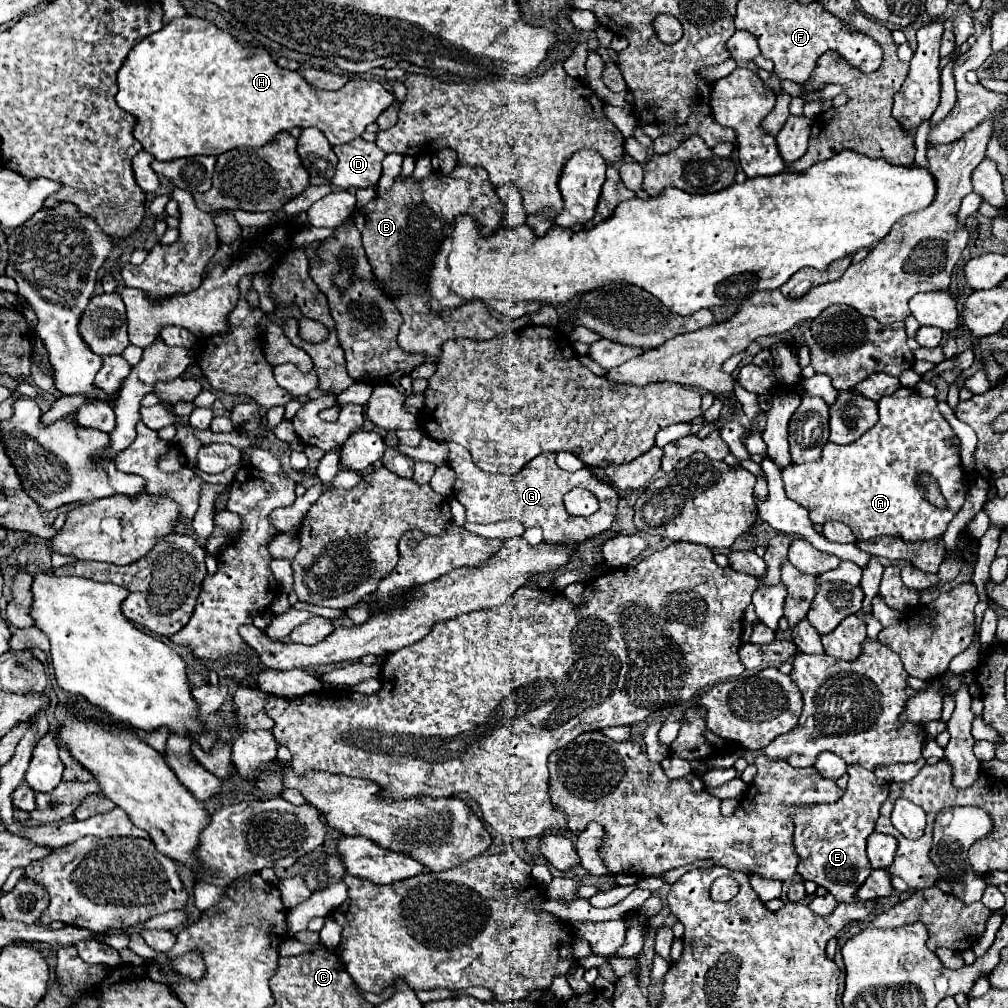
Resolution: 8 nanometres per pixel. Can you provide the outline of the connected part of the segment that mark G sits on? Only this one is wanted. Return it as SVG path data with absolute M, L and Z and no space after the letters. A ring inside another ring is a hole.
M448 442L450 456L448 466L456 472L456 484L454 484L454 496L460 500L460 504L466 508L468 522L478 524L492 524L500 520L518 520L524 528L542 528L544 538L548 542L556 544L576 544L590 536L598 536L604 530L612 528L614 516L616 516L616 504L618 494L604 482L596 480L588 468L582 468L578 472L566 472L556 464L556 454L544 452L530 460L518 474L504 476L504 474L490 474L490 472L476 472L474 462L460 462L460 444ZM572 488L586 488L590 490L598 502L600 508L588 518L574 518L564 508L564 494L568 494Z

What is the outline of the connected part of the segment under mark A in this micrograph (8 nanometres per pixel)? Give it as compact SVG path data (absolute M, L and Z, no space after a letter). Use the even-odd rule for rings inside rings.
M900 388L900 390L896 390L894 394L884 396L884 398L878 402L878 410L880 410L880 420L878 420L878 424L872 426L868 432L864 432L864 436L860 436L856 442L846 444L846 446L836 446L836 444L828 442L828 444L824 446L824 450L822 450L822 460L820 460L820 462L812 462L812 464L790 464L788 468L784 468L784 470L782 470L782 480L784 480L786 494L788 494L788 498L796 500L800 506L808 508L810 520L812 520L814 524L826 524L826 522L830 522L830 520L844 522L846 526L850 526L850 530L854 532L856 540L870 540L870 538L874 538L874 536L884 536L884 534L902 536L904 540L912 540L912 542L914 542L914 540L930 540L930 538L936 538L936 536L944 534L948 522L950 522L950 520L954 518L954 514L962 508L964 496L966 496L966 490L968 490L968 480L966 480L966 476L964 476L964 470L960 468L958 450L946 442L950 436L954 436L954 430L950 428L948 420L946 420L946 418L940 414L940 410L936 408L936 398L922 398L914 388ZM922 474L926 474L926 476L930 476L930 478L934 478L934 480L938 482L940 492L942 492L942 496L944 496L946 502L948 502L946 508L936 508L936 506L932 506L932 504L926 500L926 488L920 486L920 482L918 482Z

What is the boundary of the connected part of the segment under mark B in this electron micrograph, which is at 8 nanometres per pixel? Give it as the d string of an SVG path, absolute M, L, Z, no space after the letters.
M456 166L450 176L432 172L426 180L420 182L414 182L412 176L402 182L398 176L390 192L376 192L376 198L358 210L354 220L360 228L362 244L376 278L382 280L386 292L392 296L404 318L398 334L400 348L408 350L408 354L424 354L426 362L436 362L440 346L446 340L490 340L498 334L510 332L512 326L508 322L496 320L488 306L482 304L482 300L472 300L460 308L450 308L444 312L432 312L428 306L430 292L426 270L430 270L432 258L440 244L452 234L456 216L472 216L478 224L480 236L490 236L502 224L504 202L496 196L486 170L478 166Z

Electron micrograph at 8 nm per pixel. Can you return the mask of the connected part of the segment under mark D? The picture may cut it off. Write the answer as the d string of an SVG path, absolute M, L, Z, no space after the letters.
M354 138L352 142L346 142L342 146L334 146L334 152L338 156L338 168L334 178L330 180L334 186L348 190L352 188L370 188L378 186L378 180L382 176L382 158L386 156L374 142L366 142L364 138Z

